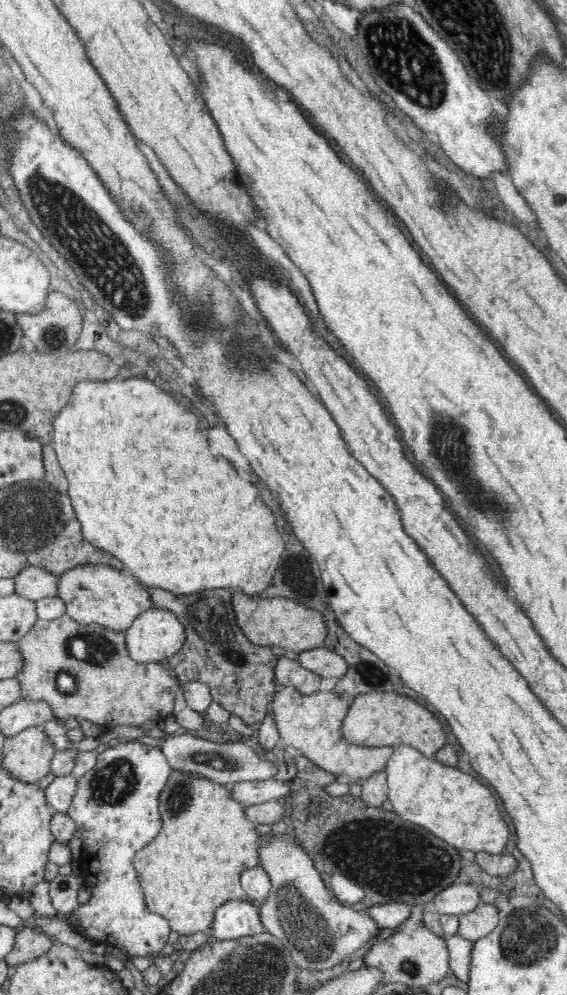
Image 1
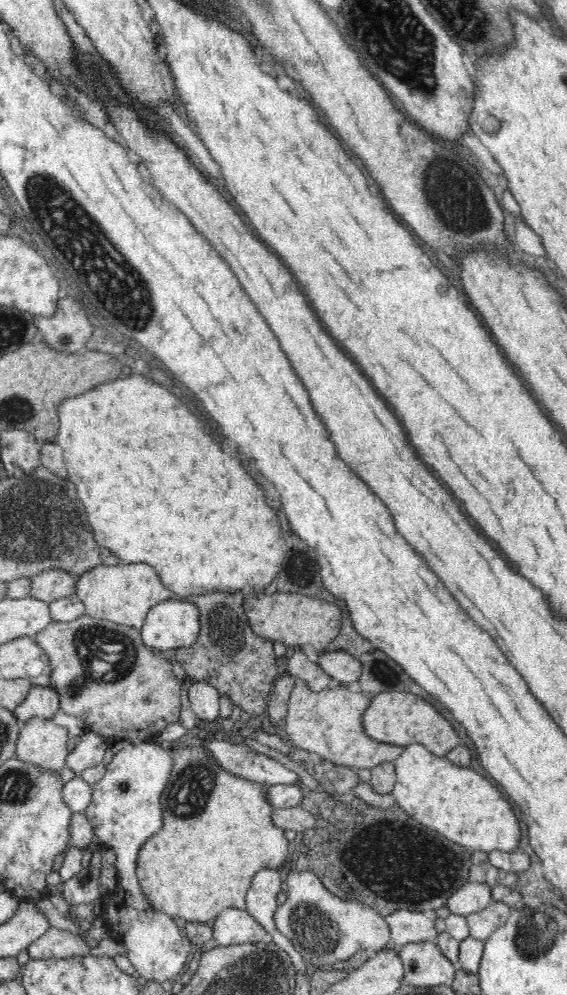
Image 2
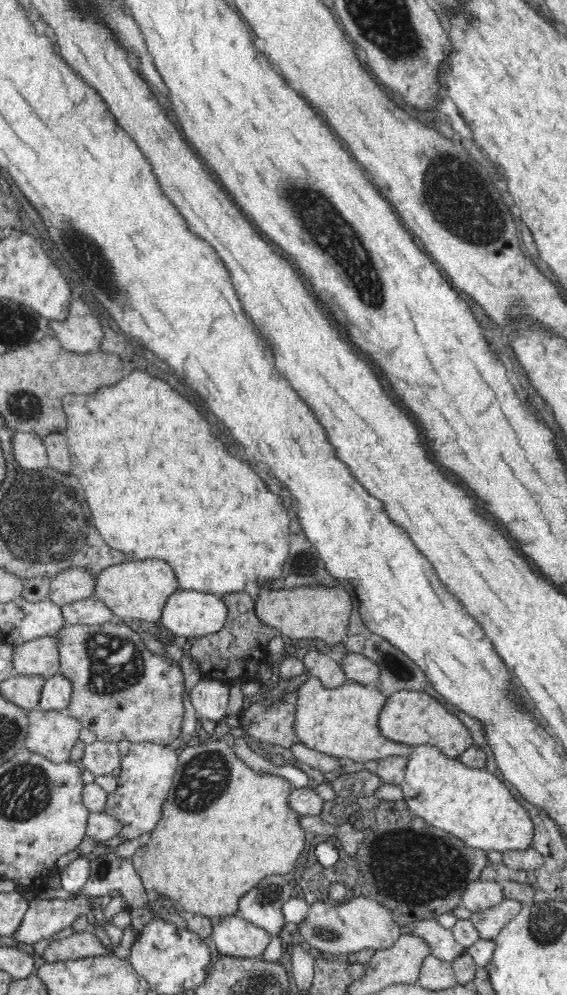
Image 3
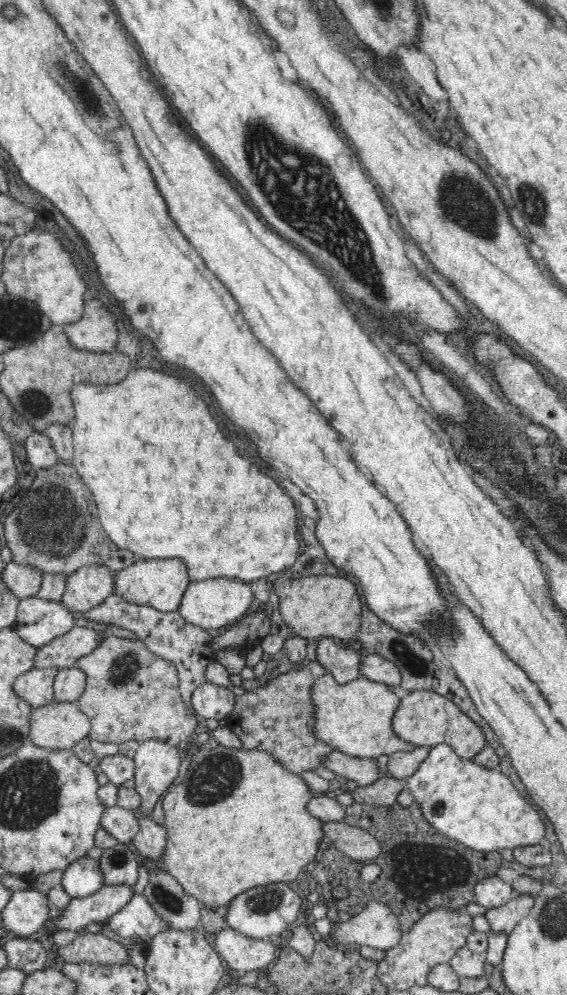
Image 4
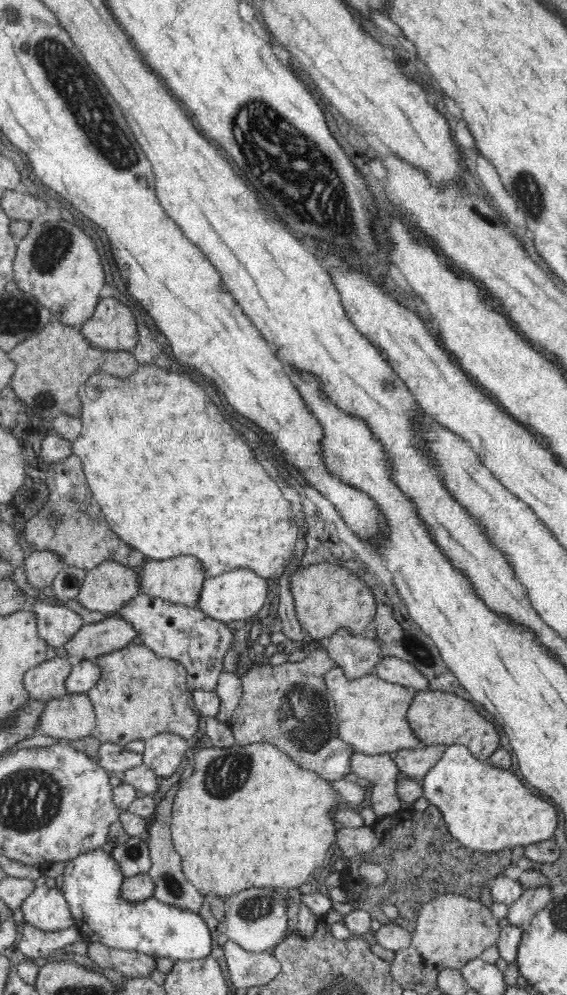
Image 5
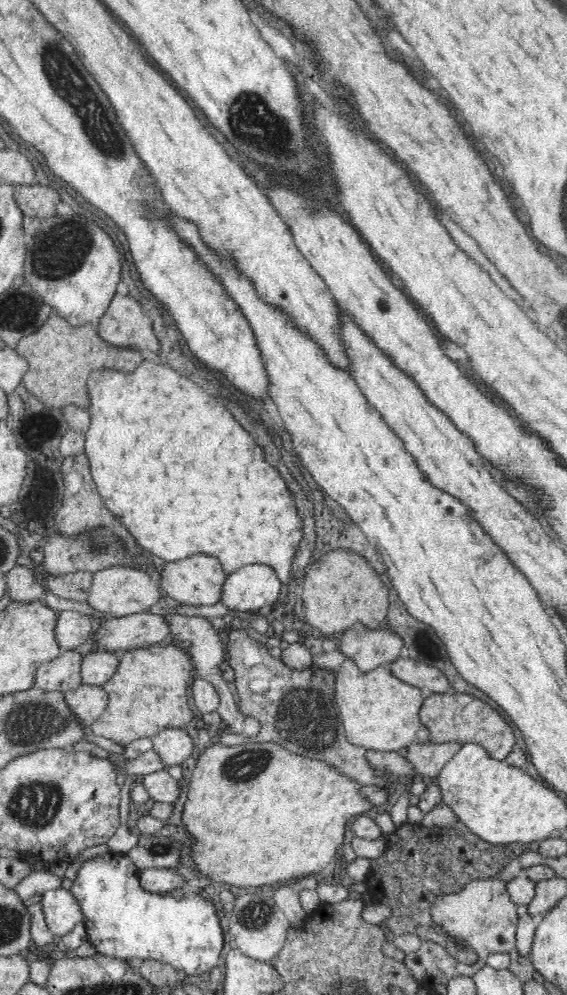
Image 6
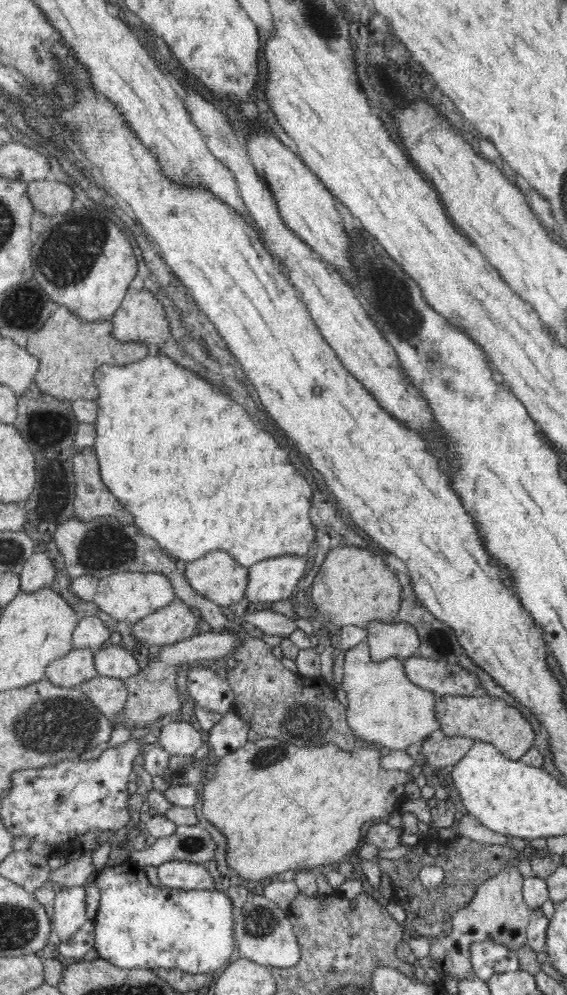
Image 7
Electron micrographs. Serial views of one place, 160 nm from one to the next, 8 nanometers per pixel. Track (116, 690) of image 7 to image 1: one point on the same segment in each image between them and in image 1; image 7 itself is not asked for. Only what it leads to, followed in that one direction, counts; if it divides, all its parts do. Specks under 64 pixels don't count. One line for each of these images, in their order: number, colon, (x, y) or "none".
1: (27, 757)
2: (41, 742)
3: (53, 734)
4: (58, 725)
5: (69, 718)
6: (87, 702)

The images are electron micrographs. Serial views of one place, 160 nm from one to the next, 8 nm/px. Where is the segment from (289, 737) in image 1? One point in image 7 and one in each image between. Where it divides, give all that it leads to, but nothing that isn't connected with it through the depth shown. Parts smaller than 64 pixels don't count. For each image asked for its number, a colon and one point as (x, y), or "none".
2: (328, 723)
3: (342, 721)
4: (355, 718)
5: (370, 712)
6: (379, 712)
7: (384, 706)

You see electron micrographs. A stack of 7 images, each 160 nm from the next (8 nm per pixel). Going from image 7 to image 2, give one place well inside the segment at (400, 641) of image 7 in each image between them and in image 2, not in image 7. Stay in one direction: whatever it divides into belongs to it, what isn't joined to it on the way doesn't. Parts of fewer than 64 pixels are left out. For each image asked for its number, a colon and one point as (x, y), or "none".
2: (301, 665)
3: (318, 665)
4: (343, 664)
5: (357, 655)
6: (369, 647)

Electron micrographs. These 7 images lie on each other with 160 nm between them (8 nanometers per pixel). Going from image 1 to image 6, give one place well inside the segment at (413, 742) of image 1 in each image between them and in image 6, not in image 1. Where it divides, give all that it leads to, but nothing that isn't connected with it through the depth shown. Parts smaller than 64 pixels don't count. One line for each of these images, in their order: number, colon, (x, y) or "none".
2: (397, 718)
3: (413, 718)
4: (424, 718)
5: (436, 717)
6: (451, 716)

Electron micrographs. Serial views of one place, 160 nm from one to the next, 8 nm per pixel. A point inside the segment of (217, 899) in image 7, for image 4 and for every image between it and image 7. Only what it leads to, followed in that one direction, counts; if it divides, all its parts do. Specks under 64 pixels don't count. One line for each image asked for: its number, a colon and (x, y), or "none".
4: (83, 877)
5: (92, 880)
6: (123, 921)

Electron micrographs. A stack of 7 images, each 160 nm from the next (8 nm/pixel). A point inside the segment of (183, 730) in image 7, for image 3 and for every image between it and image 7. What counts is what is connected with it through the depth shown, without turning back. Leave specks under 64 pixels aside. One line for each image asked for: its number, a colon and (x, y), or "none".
3: (148, 769)
4: (157, 764)
5: (164, 754)
6: (174, 746)

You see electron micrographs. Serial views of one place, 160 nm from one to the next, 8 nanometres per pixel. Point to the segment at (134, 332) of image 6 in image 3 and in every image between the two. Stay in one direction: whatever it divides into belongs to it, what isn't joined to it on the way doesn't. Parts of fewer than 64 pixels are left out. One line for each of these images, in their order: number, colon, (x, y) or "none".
3: (81, 332)
4: (96, 331)
5: (112, 327)

